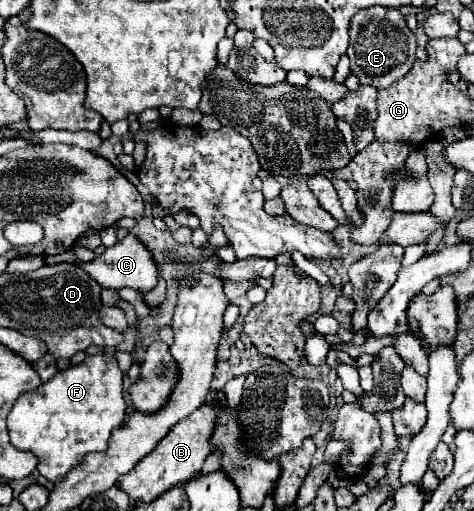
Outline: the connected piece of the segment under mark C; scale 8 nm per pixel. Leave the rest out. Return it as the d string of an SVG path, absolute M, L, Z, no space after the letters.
M128 233L122 241L118 241L116 245L108 247L100 257L96 257L92 263L80 262L73 253L73 250L64 251L57 255L47 255L44 257L44 264L54 265L62 262L76 264L86 273L90 273L102 287L108 287L108 289L122 289L122 287L130 287L130 289L136 289L140 293L146 293L146 291L152 291L156 287L156 261L152 257L152 253L146 249L146 245L132 233Z

